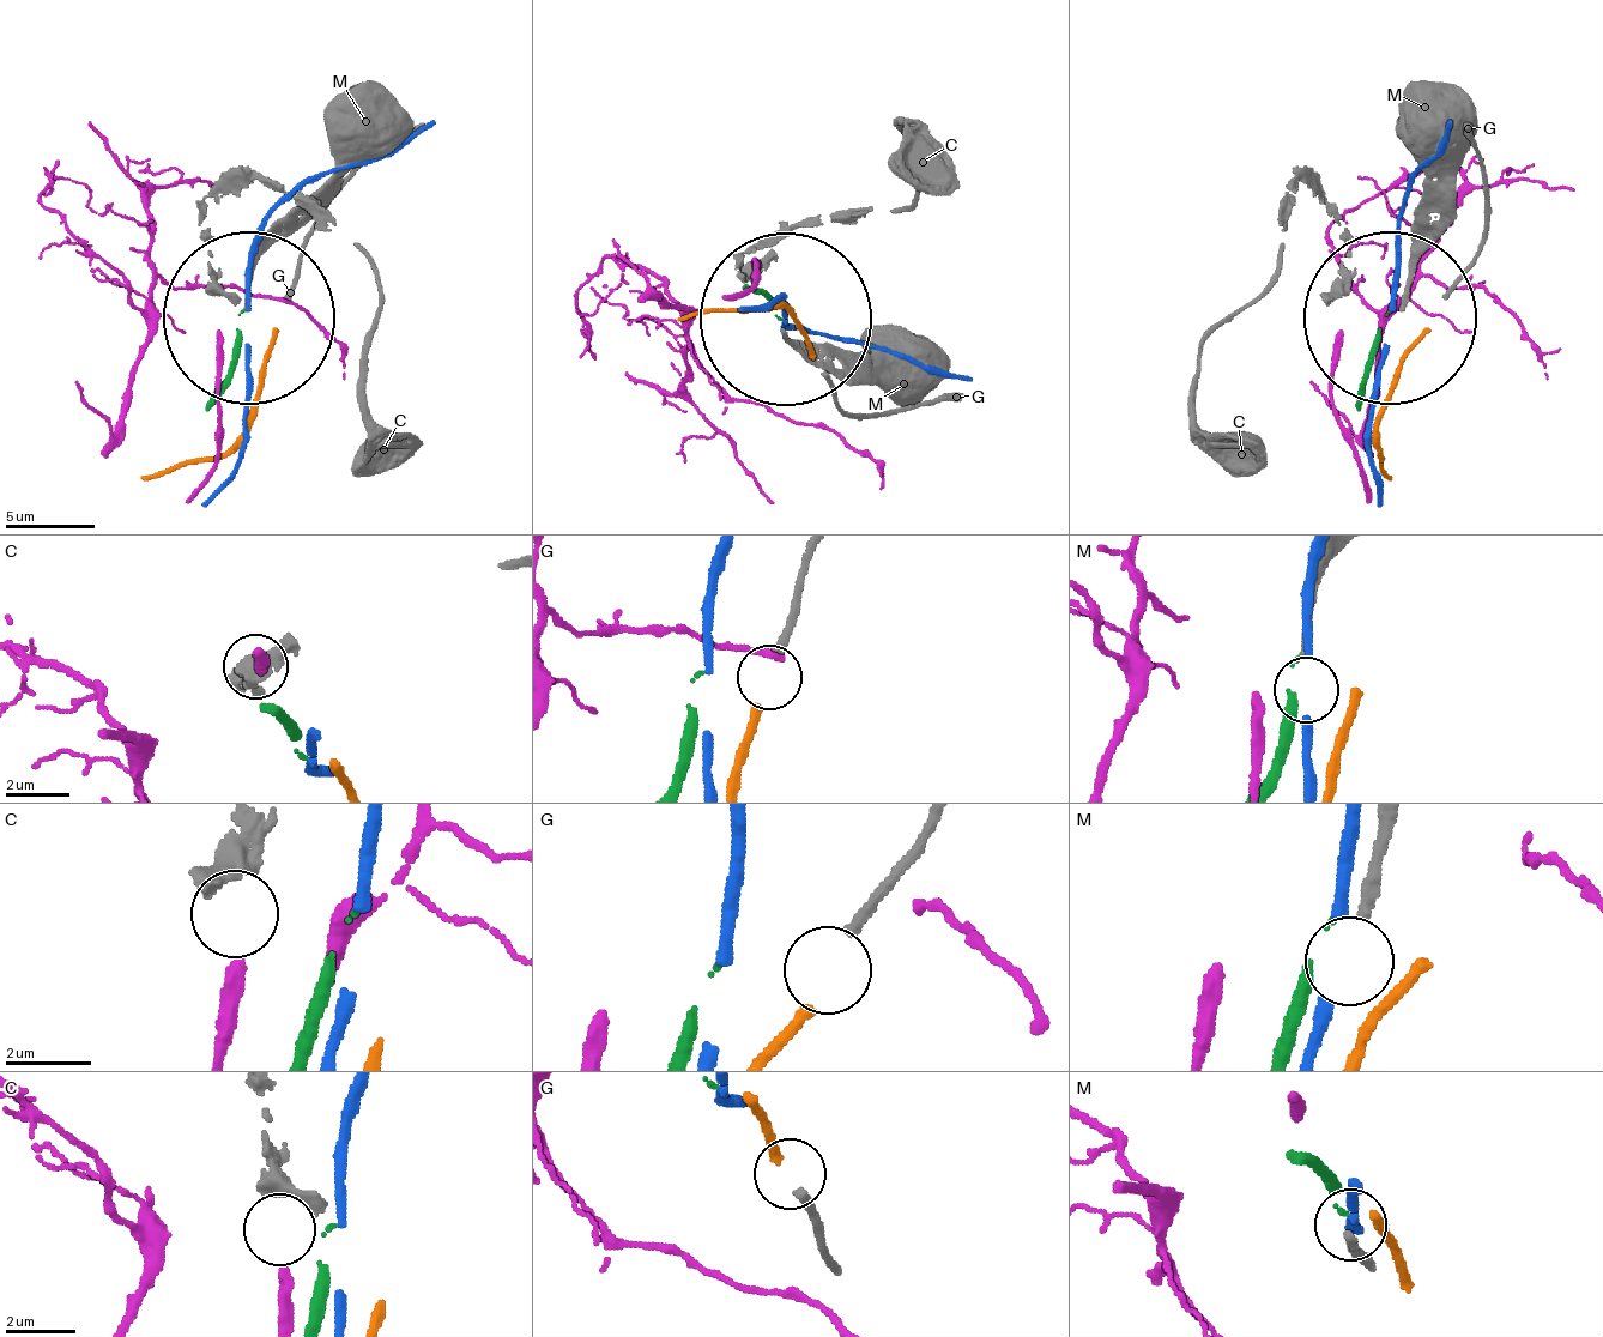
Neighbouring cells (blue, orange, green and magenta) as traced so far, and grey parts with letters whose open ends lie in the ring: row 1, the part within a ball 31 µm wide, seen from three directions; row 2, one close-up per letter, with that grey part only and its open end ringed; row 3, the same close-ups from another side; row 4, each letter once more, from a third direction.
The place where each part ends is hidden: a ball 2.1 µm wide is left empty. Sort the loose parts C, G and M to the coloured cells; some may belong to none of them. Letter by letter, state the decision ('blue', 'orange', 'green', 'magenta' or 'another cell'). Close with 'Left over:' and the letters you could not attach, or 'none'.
C: magenta
G: orange
M: another cell
Left over: M

